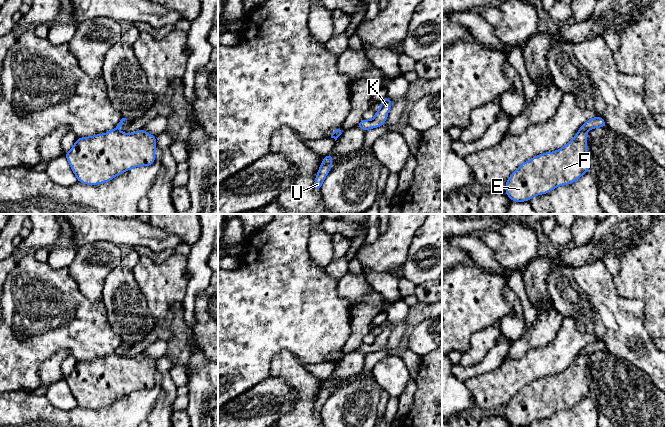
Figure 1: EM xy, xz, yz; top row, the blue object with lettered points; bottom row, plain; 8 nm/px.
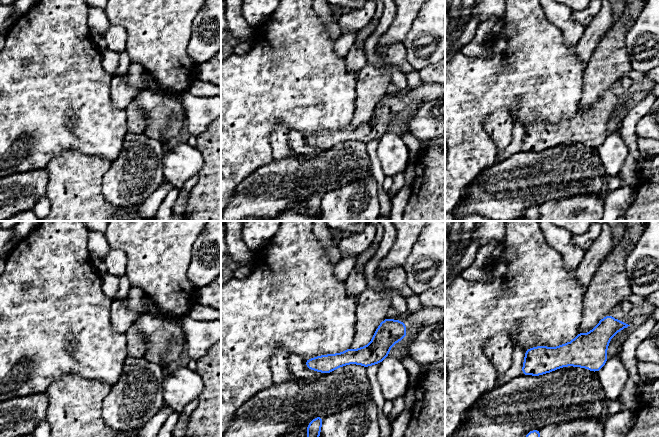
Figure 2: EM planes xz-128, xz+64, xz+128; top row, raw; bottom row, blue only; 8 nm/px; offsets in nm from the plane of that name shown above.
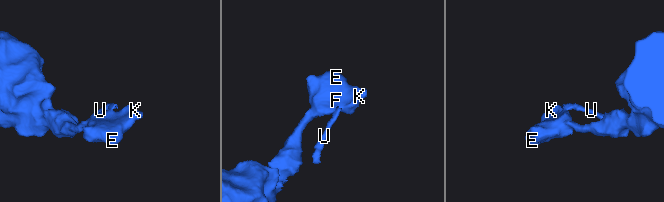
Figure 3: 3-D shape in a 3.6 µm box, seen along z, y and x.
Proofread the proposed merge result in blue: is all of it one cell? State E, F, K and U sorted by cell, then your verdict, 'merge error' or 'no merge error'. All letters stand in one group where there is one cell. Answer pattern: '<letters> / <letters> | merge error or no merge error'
E F K / U | merge error

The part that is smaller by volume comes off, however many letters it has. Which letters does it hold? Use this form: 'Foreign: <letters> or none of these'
Foreign: U

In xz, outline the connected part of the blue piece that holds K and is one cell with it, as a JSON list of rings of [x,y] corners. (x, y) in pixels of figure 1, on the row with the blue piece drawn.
[[[386,96],[380,101],[381,107],[379,110],[375,112],[375,117],[372,120],[365,120],[362,119],[356,127],[363,129],[364,131],[367,131],[371,128],[377,128],[382,126],[388,116],[388,112],[390,108],[392,107],[392,101]]]

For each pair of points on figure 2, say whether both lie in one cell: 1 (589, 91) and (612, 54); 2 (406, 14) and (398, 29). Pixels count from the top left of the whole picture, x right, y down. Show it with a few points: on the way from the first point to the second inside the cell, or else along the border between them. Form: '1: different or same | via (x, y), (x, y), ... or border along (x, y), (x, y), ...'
1: same | via (596, 82), (601, 71), (608, 63)
2: same | via (404, 18), (401, 25)

